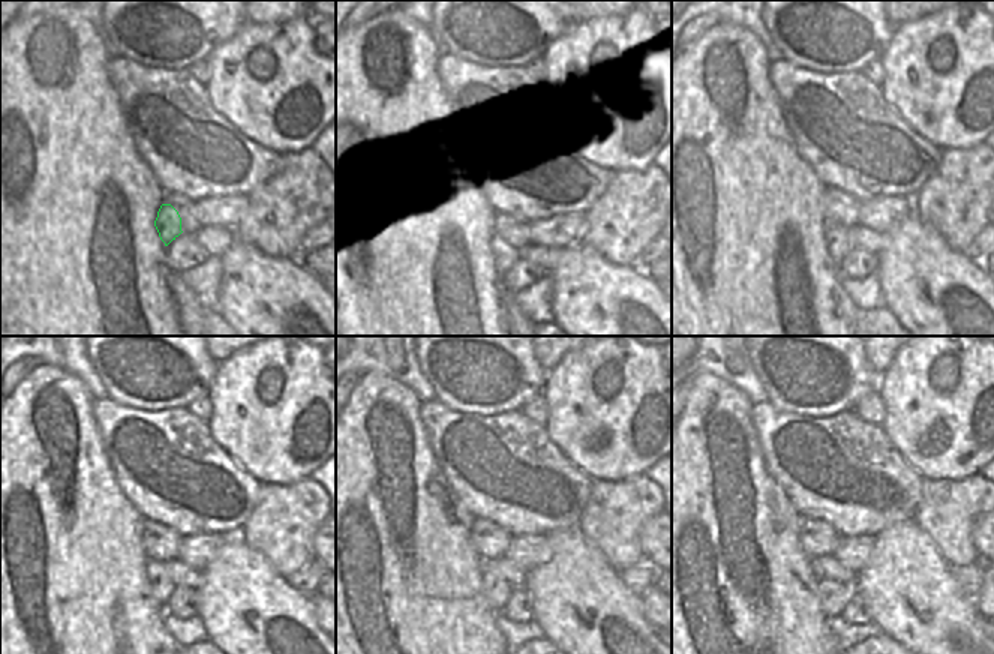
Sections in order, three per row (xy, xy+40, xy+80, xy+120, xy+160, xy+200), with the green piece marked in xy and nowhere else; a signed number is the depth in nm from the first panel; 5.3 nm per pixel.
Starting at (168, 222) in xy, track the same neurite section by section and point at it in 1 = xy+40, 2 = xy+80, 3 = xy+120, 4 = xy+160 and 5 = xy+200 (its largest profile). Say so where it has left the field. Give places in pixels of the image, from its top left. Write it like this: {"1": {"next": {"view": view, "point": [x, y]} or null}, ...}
{"1": {"next": {"view": "xy+40", "point": [499, 246]}}, "2": {"next": {"view": "xy+80", "point": [835, 236]}}, "3": {"next": {"view": "xy+120", "point": [162, 587]}}, "4": {"next": {"view": "xy+160", "point": [496, 591]}}, "5": {"next": {"view": "xy+200", "point": [834, 596]}}}

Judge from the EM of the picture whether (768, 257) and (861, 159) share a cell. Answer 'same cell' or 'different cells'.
different cells

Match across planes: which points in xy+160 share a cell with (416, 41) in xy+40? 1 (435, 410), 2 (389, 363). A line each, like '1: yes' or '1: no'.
1: no
2: no

